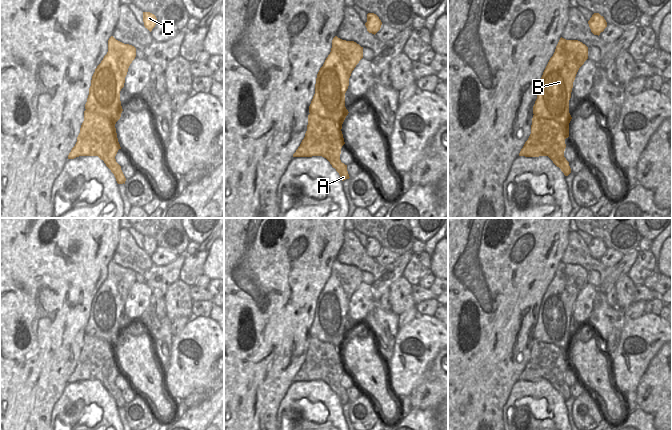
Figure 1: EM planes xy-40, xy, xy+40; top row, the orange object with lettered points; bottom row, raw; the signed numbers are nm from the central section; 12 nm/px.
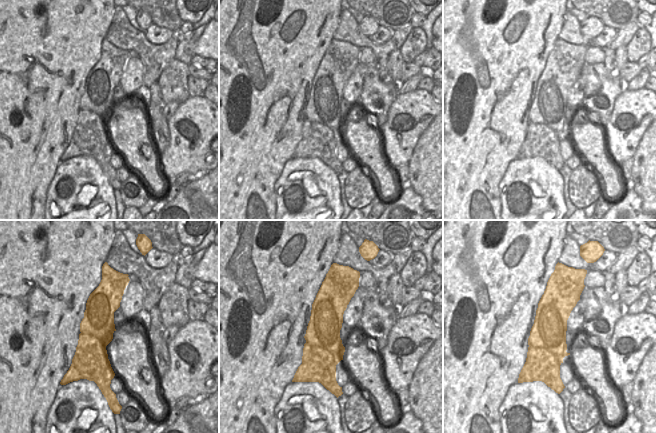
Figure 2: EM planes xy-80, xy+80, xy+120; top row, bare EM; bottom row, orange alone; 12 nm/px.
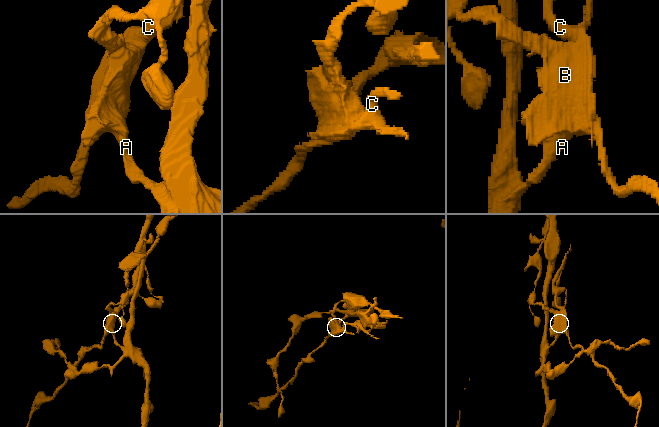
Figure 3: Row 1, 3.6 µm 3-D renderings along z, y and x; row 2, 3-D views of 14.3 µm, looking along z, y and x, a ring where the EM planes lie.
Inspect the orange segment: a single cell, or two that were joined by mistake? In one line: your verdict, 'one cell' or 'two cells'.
two cells

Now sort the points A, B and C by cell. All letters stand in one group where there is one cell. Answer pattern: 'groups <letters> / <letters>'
groups A / B C

